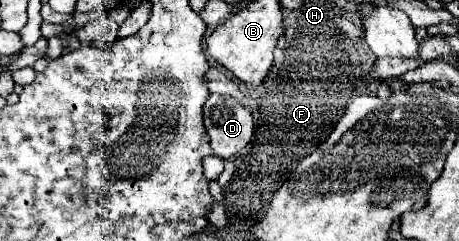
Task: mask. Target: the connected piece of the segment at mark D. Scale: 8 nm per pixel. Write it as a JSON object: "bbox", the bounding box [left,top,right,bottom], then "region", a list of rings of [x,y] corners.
{"bbox":[203,94,253,160],"region":[[[211,94],[203,108],[205,128],[215,156],[227,160],[253,140],[253,116],[231,96]]]}

